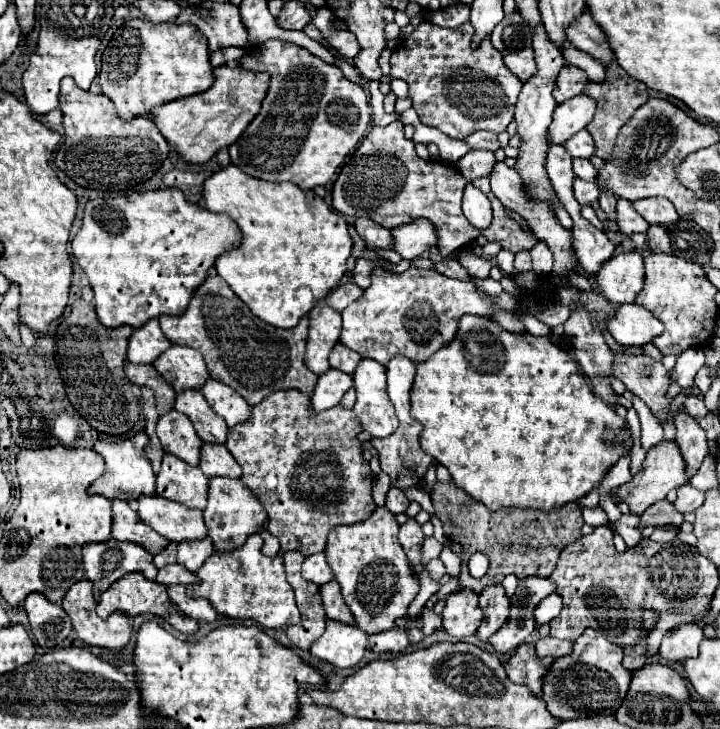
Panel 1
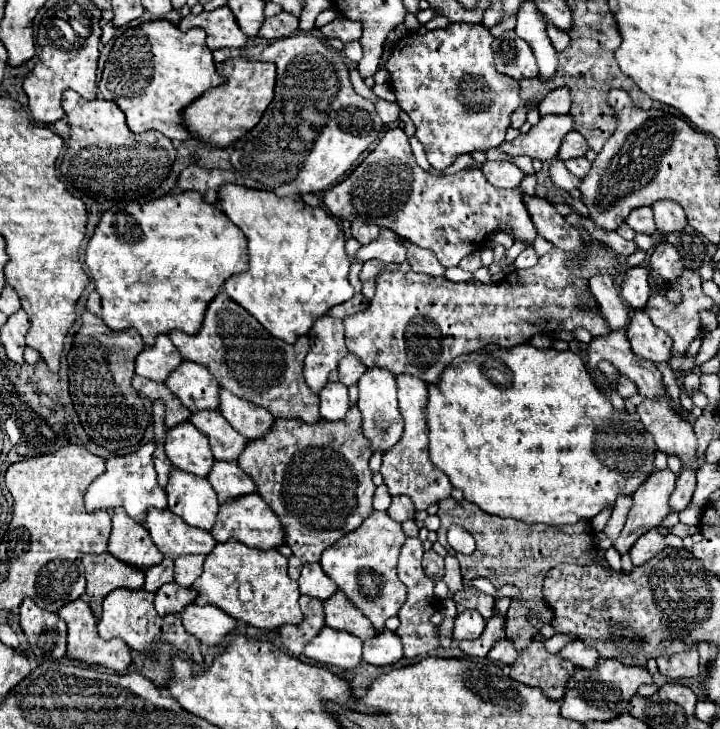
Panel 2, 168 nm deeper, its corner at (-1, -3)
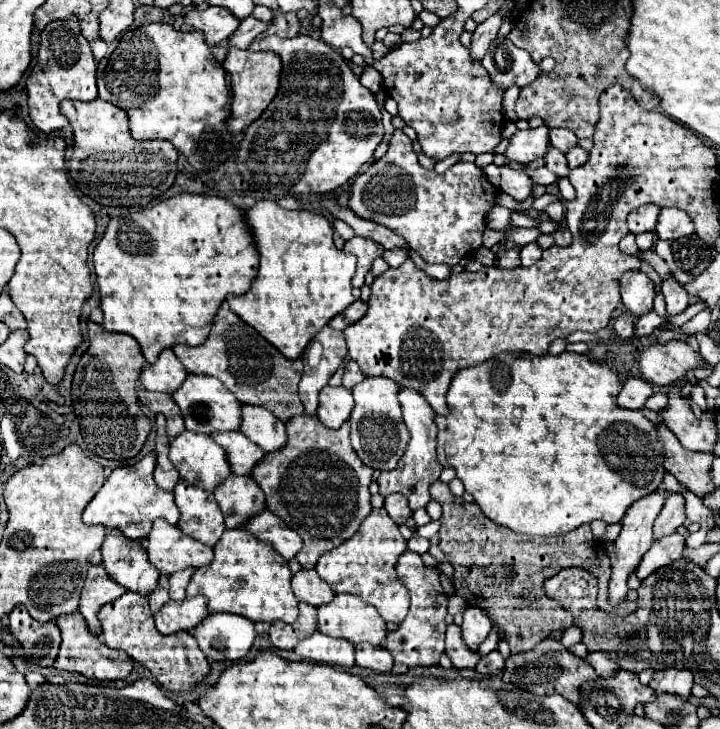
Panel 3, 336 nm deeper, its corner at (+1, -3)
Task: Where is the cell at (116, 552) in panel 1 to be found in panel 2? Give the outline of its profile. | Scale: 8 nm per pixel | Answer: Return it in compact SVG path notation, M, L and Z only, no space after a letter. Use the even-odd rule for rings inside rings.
M111 553L83 555L85 577L87 577L87 601L93 615L101 617L101 601L115 589L141 589L145 573L123 565Z

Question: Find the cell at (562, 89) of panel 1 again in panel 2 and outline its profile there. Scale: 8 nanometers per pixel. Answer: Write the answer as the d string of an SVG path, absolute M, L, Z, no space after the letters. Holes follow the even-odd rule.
M559 87L555 91L551 91L541 103L539 103L539 113L543 115L565 115L569 113L571 107L571 99L569 99L569 89L567 87Z

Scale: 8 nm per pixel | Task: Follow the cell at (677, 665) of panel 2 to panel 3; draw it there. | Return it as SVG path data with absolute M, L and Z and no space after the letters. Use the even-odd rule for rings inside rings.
M659 669L655 671L649 687L653 687L657 693L677 693L685 699L691 695L693 687L693 673L689 669Z

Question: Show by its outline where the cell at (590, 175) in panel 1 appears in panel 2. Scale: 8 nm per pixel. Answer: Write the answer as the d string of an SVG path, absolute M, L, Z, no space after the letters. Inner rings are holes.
M579 157L579 159L569 159L569 161L565 163L565 167L567 167L573 175L577 175L577 177L581 179L581 177L585 177L585 175L589 173L591 163L589 163L585 157Z

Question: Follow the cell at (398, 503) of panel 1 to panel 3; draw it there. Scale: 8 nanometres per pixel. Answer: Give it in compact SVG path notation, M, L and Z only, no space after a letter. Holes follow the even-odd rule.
M389 495L389 497L385 497L385 509L387 509L389 517L391 517L397 525L403 525L403 523L411 517L409 501L407 501L405 495Z

